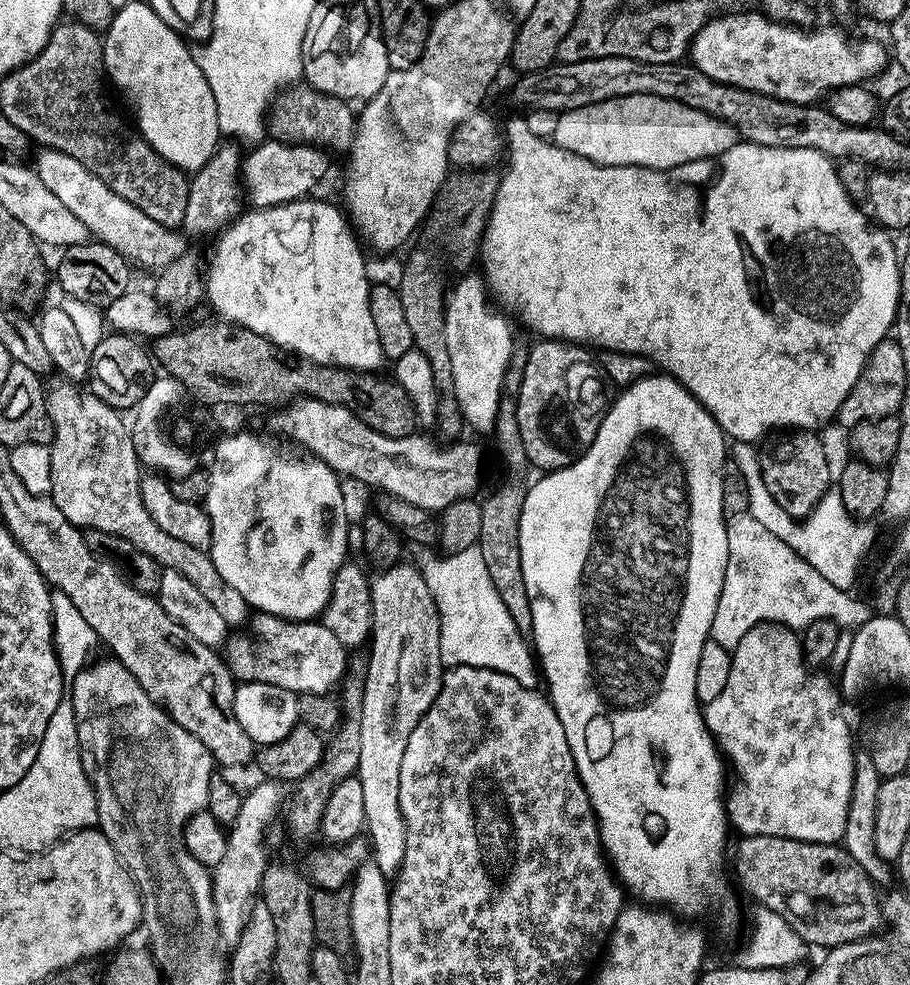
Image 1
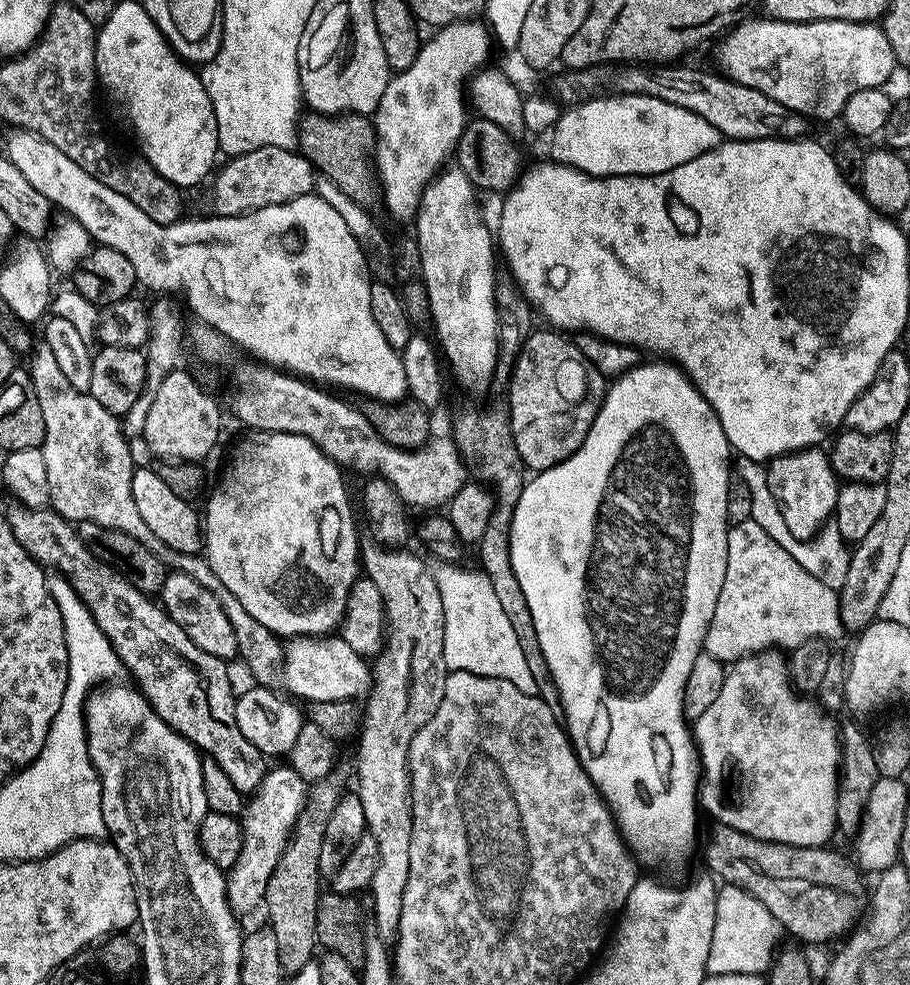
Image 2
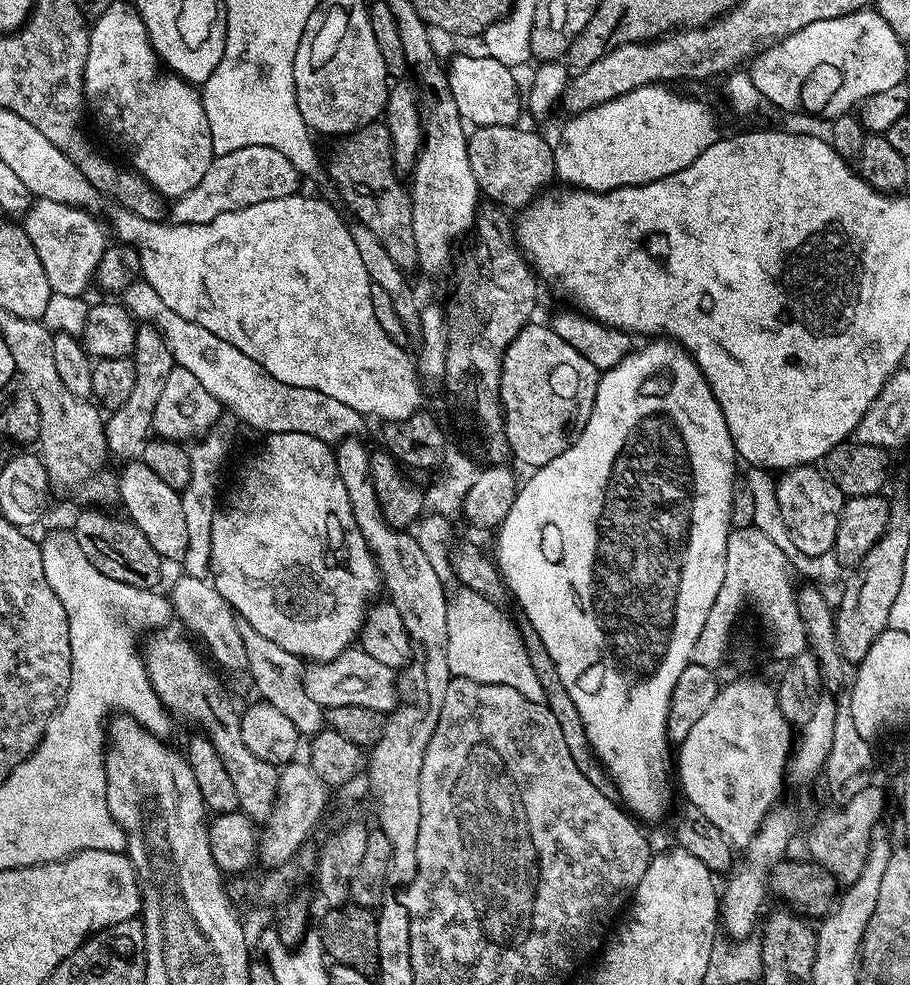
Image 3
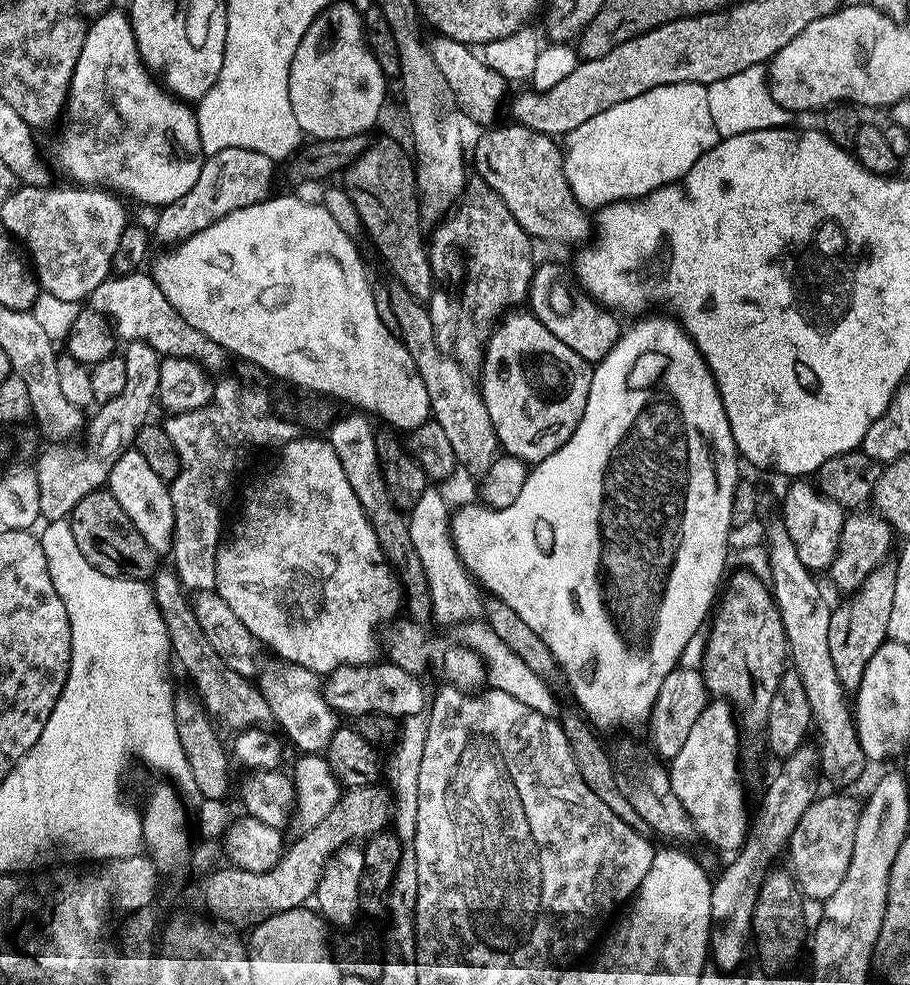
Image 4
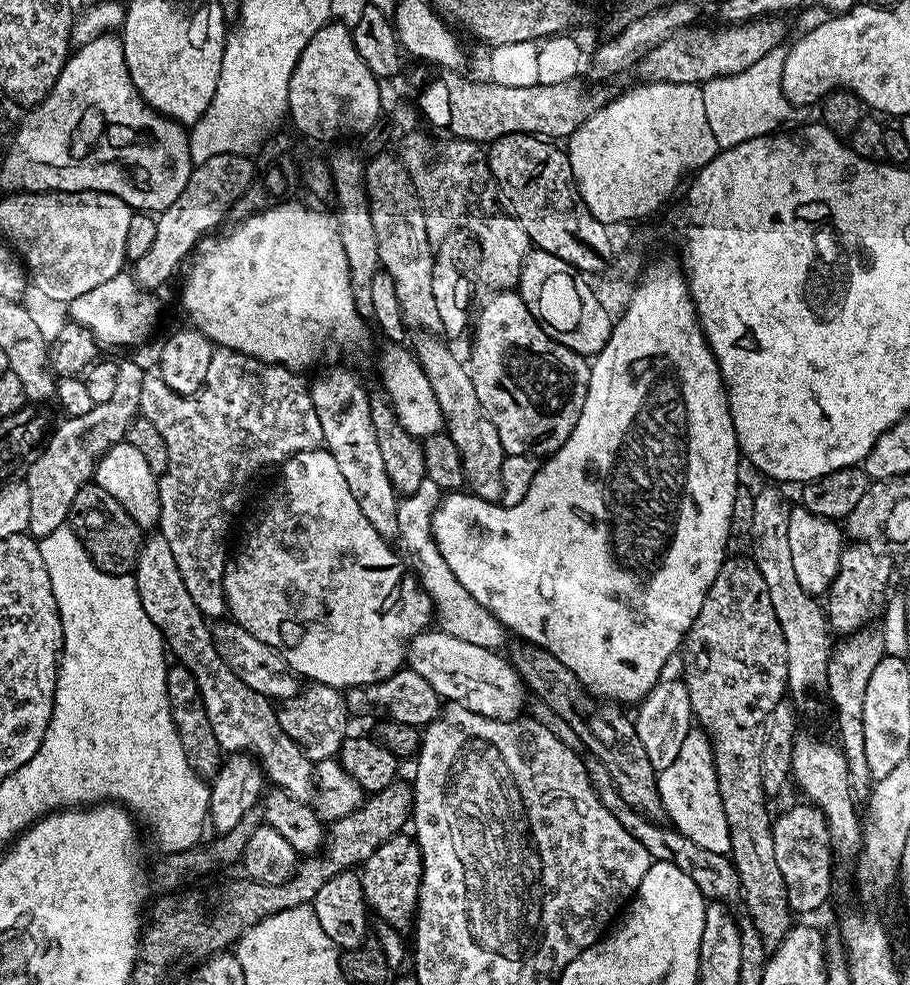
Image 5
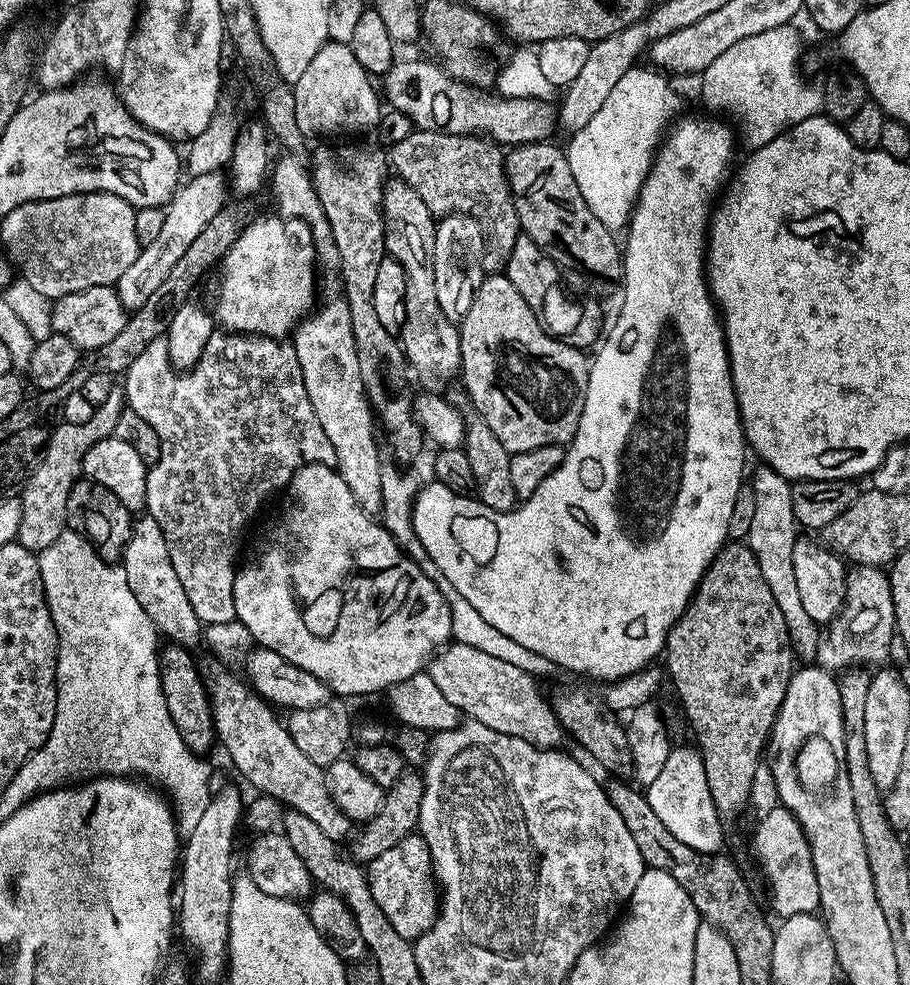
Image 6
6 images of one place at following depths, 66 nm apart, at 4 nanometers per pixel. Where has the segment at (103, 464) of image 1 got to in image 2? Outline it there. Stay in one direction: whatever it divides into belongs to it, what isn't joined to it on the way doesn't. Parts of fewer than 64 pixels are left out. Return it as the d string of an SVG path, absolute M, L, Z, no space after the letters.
M37 343L31 349L31 356L32 361L26 364L26 371L32 380L34 394L38 397L38 406L42 406L42 422L46 422L42 451L46 458L46 478L50 482L48 503L51 511L69 522L94 522L98 526L122 530L122 534L138 538L138 542L142 542L150 551L159 552L165 565L190 574L190 578L206 586L206 590L216 595L222 610L226 610L230 626L234 626L236 651L239 659L244 659L249 674L256 679L253 681L260 686L279 685L284 671L284 644L281 637L266 630L266 626L246 614L246 606L242 606L242 602L238 602L238 598L234 598L234 594L230 594L230 590L218 582L218 574L214 574L207 559L199 555L187 556L164 547L161 540L150 534L150 526L142 522L142 514L138 514L138 506L134 506L132 493L134 463L132 452L128 449L130 440L125 436L118 417L106 410L98 398L70 386L48 344Z

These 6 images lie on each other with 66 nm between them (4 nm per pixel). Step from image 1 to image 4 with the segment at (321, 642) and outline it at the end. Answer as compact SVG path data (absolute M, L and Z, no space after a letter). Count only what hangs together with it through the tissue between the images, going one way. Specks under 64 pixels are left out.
M386 660L369 665L348 665L334 670L327 673L322 687L326 702L338 714L344 715L345 712L351 718L359 718L369 716L370 713L380 713L400 720L405 716L421 715L427 707L428 697L417 680L413 673Z

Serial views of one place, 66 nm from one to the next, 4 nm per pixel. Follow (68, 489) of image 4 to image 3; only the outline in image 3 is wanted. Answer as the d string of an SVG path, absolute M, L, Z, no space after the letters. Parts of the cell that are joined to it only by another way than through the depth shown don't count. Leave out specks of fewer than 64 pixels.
M140 324L137 327L136 345L130 359L134 362L134 386L130 389L130 398L126 398L122 406L111 409L104 426L109 453L115 459L117 456L120 462L139 457L142 446L149 440L154 406L158 406L158 398L166 386L166 378L170 378L174 367L170 346L166 346L162 334L151 324Z

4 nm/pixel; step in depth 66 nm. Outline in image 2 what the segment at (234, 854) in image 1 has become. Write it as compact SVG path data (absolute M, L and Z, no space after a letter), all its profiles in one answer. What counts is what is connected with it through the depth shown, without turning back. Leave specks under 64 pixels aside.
M290 766L283 767L269 767L265 771L262 782L251 793L239 817L244 835L242 850L232 868L226 872L228 898L239 911L241 908L244 912L252 912L263 905L266 882L270 882L270 874L274 874L274 866L278 866L278 858L282 858L286 850L288 839L298 822L298 814L302 814L308 797L309 785Z

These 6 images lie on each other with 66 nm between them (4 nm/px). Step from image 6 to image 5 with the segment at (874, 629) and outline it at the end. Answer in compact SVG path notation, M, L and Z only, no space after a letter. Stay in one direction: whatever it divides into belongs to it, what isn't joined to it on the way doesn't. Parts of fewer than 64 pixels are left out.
M857 541L848 545L839 556L838 574L831 584L826 601L829 629L840 636L856 632L875 621L885 610L886 590L892 576L892 562L884 554L878 554L871 543Z

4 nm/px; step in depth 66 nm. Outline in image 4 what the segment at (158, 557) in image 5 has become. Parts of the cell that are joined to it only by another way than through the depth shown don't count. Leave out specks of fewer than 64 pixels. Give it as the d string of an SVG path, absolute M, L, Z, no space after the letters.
M157 571L150 581L152 597L156 599L158 610L168 627L168 637L172 643L171 655L184 667L186 675L192 679L191 687L204 704L209 717L217 725L243 730L246 728L259 728L273 723L270 706L266 706L266 698L259 687L249 677L237 674L230 670L222 658L218 658L214 646L202 634L202 626L198 626L198 618L192 610L189 593L176 577L175 571Z

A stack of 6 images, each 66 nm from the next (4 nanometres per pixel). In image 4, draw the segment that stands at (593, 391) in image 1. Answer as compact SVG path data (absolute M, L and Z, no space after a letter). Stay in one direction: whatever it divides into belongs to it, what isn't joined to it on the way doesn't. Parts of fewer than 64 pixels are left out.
M516 310L505 315L493 328L484 348L484 363L479 369L479 376L478 389L493 422L499 447L507 455L531 466L550 458L550 454L554 454L554 450L561 448L570 434L574 434L586 410L586 398L590 398L592 368L587 360L578 358L570 346L558 342L558 338L554 338L554 334L550 334L550 330L546 330L531 311Z

